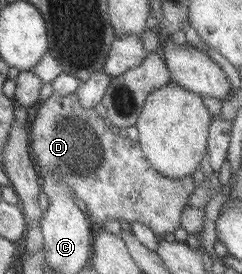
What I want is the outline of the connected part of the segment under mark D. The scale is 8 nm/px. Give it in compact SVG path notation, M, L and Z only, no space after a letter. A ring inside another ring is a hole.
M53 94L39 102L33 125L28 132L29 155L39 176L53 174L56 180L66 183L74 197L82 201L89 223L95 226L104 225L105 221L127 221L148 227L157 237L171 233L180 228L181 211L188 206L188 196L194 190L194 181L190 176L181 179L167 179L157 173L144 160L137 142L120 137L116 130L106 127L103 119L94 109L83 109L78 104L76 95Z

